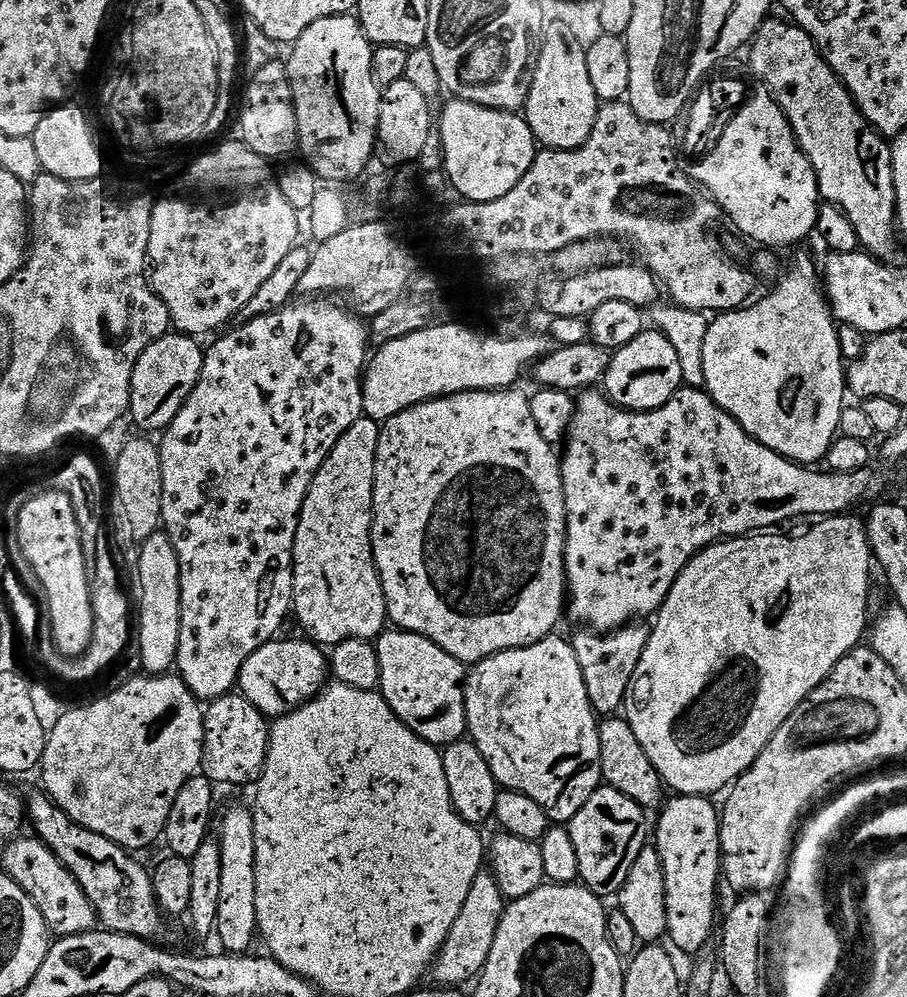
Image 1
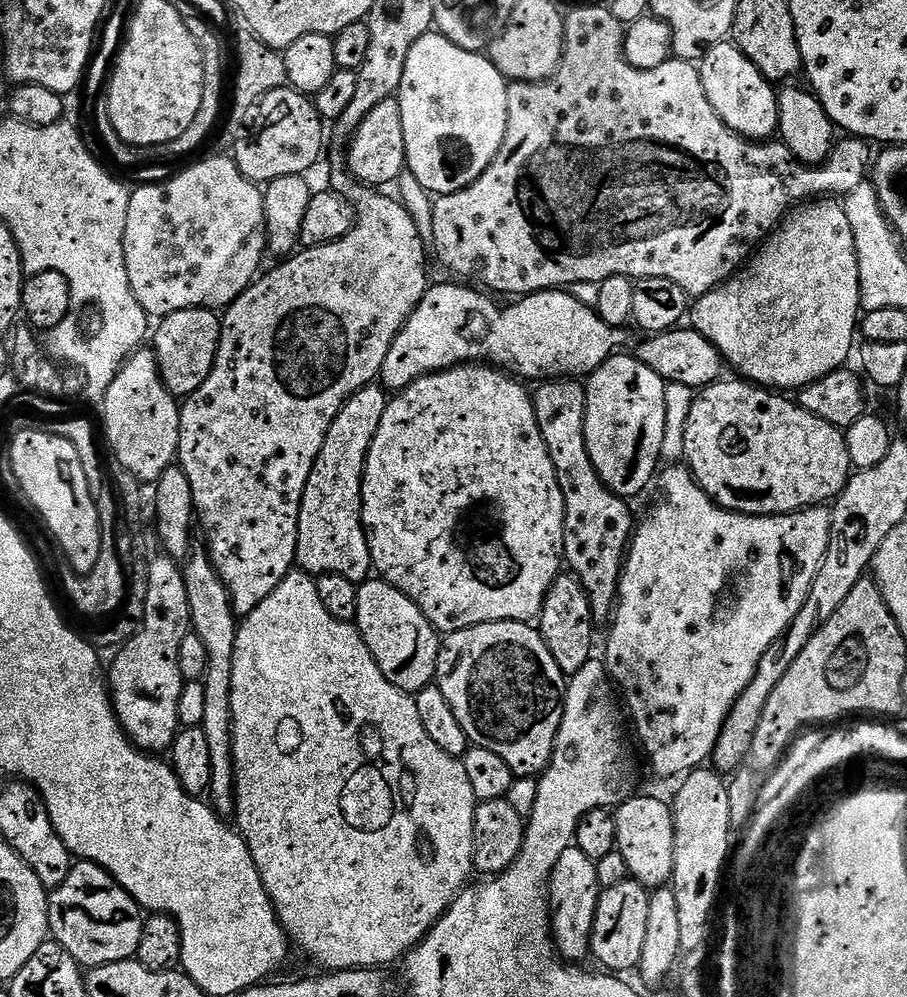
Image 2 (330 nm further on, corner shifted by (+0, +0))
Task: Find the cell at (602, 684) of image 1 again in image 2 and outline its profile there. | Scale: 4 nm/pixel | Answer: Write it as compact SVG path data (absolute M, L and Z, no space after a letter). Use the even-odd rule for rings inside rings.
M561 378L545 380L540 389L532 392L534 410L546 450L550 450L550 462L554 462L554 474L558 474L558 486L564 495L564 554L563 563L570 567L588 592L592 607L592 619L607 621L611 617L616 597L620 594L620 575L624 569L624 557L632 542L634 519L628 509L629 501L617 496L602 482L590 454L586 450L586 402L588 389L579 379Z

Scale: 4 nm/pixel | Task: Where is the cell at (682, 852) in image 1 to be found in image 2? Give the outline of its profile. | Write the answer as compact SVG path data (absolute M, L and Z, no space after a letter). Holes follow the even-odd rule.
M633 794L615 809L616 846L626 858L628 875L649 890L665 887L674 870L674 818L667 799Z

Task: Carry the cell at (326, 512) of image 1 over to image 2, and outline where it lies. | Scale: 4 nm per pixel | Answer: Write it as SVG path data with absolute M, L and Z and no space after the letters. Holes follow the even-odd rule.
M376 382L368 384L361 392L355 392L342 406L338 418L334 418L326 434L326 442L322 442L322 450L310 470L298 514L296 564L313 578L326 574L342 574L342 578L350 578L350 582L359 586L373 575L374 565L368 535L364 532L362 522L362 482L370 442L374 442L374 434L378 434L378 422L382 422L382 414L386 414L389 399L389 393Z

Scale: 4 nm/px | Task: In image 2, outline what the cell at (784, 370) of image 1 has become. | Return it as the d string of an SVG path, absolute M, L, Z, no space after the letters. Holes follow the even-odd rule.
M816 198L791 209L788 215L780 221L775 231L755 249L754 255L737 271L736 275L718 285L714 290L710 290L706 295L695 297L690 304L691 327L703 334L724 355L725 365L731 371L733 368L736 371L733 373L737 377L769 390L788 390L784 388L801 390L808 384L817 383L832 372L843 369L849 363L847 362L848 355L851 352L853 355L854 346L852 350L852 343L855 342L856 336L858 340L858 321L861 316L860 271L858 270L858 258L854 246L854 234L850 230L850 218L846 218L844 205L836 198Z

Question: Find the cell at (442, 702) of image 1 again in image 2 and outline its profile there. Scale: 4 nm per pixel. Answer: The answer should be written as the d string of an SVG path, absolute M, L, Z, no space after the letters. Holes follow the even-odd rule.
M369 578L356 589L356 629L362 634L378 670L398 690L415 694L435 681L441 637L436 627L414 606L402 590L390 586L379 578Z

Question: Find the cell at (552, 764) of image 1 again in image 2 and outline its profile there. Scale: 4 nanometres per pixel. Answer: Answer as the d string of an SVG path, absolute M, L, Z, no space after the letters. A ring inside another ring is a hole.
M503 620L502 622L490 622L489 624L479 624L470 626L466 630L449 632L443 637L438 654L438 666L436 667L435 687L442 690L446 702L450 702L450 710L454 710L454 715L458 717L458 723L462 730L466 730L469 745L494 750L494 754L502 754L506 766L510 766L513 777L539 777L546 769L548 763L552 761L554 754L554 742L558 738L558 730L562 726L562 714L564 713L564 693L566 691L566 675L559 668L554 655L548 649L547 642L541 636L539 627L528 622L518 620Z

